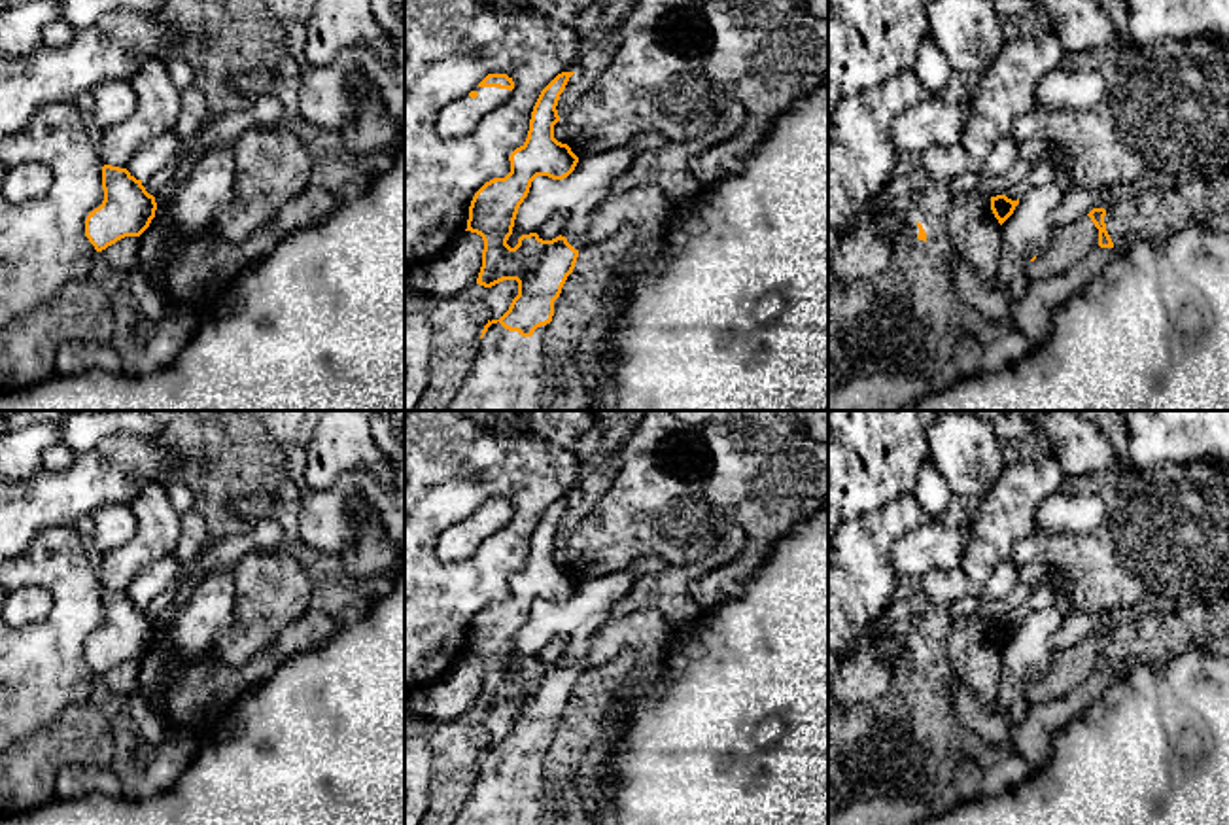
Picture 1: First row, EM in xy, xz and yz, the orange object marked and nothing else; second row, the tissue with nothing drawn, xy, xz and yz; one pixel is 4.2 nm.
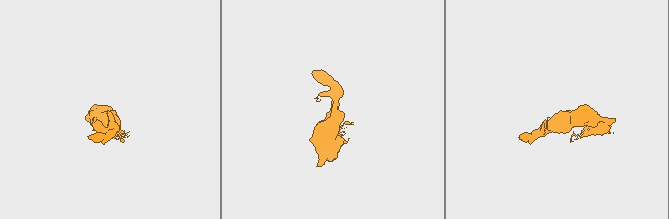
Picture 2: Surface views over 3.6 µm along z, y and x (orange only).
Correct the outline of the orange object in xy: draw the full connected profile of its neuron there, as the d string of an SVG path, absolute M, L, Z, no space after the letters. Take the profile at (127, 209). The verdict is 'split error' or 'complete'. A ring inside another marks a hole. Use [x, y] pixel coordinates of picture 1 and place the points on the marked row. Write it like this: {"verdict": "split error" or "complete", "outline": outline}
{"verdict": "complete", "outline": "M102 167L104 201L89 212L85 237L96 252L125 237L140 237L155 218L155 197L127 168Z"}

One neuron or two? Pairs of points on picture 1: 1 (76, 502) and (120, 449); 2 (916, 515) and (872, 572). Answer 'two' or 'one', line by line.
1: one
2: one

